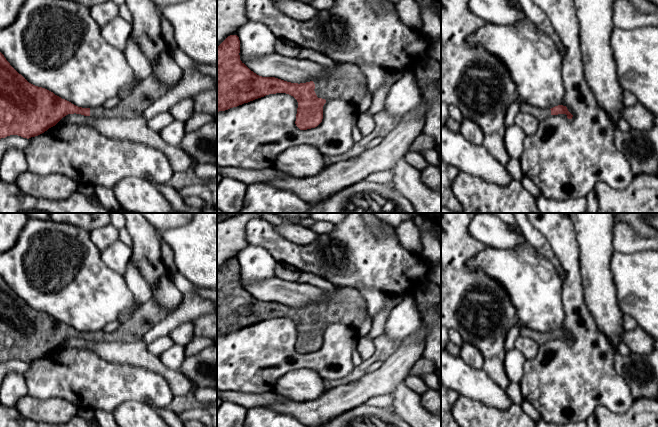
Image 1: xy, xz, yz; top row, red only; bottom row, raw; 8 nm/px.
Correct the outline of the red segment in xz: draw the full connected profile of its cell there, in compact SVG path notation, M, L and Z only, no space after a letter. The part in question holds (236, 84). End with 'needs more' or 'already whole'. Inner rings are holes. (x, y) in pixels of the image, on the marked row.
M237 35L228 36L217 47L217 112L225 111L269 94L286 93L298 102L295 124L300 130L317 127L323 119L323 106L328 98L341 98L358 104L366 96L367 78L360 67L352 63L340 64L333 73L306 83L291 83L275 77L262 77L251 71L240 60L240 40Z; needs more

